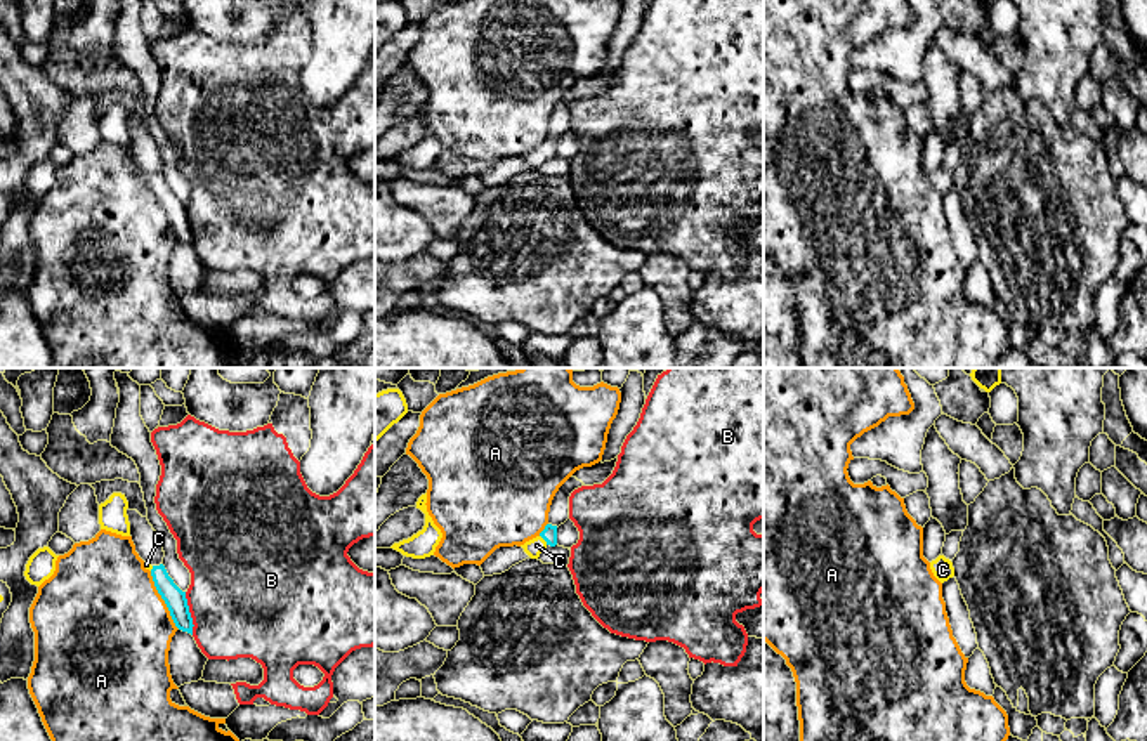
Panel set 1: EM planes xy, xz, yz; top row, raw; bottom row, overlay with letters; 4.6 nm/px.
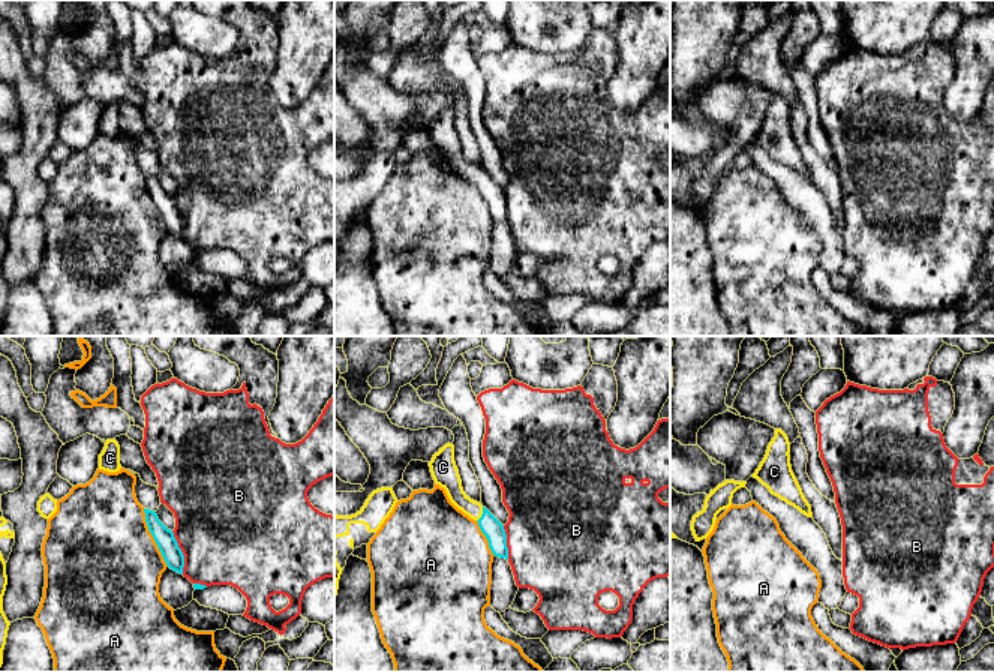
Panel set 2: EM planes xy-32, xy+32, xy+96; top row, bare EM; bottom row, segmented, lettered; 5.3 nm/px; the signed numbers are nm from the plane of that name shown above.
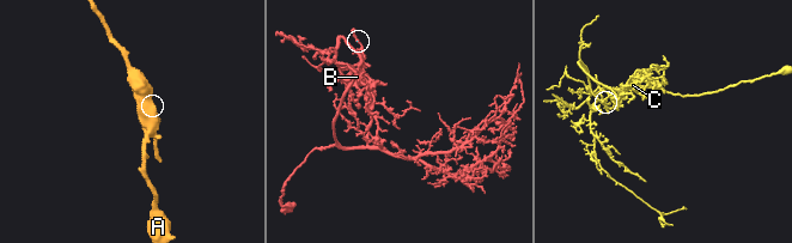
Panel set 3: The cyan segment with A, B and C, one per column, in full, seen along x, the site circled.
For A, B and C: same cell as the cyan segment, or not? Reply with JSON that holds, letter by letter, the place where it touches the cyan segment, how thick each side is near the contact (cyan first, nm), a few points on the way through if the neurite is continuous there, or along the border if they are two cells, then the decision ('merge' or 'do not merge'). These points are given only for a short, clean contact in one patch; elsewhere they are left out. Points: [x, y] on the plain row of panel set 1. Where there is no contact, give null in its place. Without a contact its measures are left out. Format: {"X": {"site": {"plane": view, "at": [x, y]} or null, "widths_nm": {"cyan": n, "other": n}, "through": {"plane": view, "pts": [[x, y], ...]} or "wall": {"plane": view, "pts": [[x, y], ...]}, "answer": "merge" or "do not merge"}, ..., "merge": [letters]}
{"A": {"site": {"plane": "xy", "at": [163, 210]}, "widths_nm": {"cyan": 100, "other": 500}, "answer": "do not merge"}, "B": {"site": {"plane": "xy", "at": [190, 224]}, "widths_nm": {"cyan": 100, "other": 500}, "answer": "do not merge"}, "C": {"site": {"plane": "xz", "at": [544, 150]}, "widths_nm": {"cyan": 70, "other": 80}, "through": {"plane": "xz", "pts": [[549, 144], [544, 150], [537, 157]]}, "answer": "merge"}, "merge": ["C"]}

